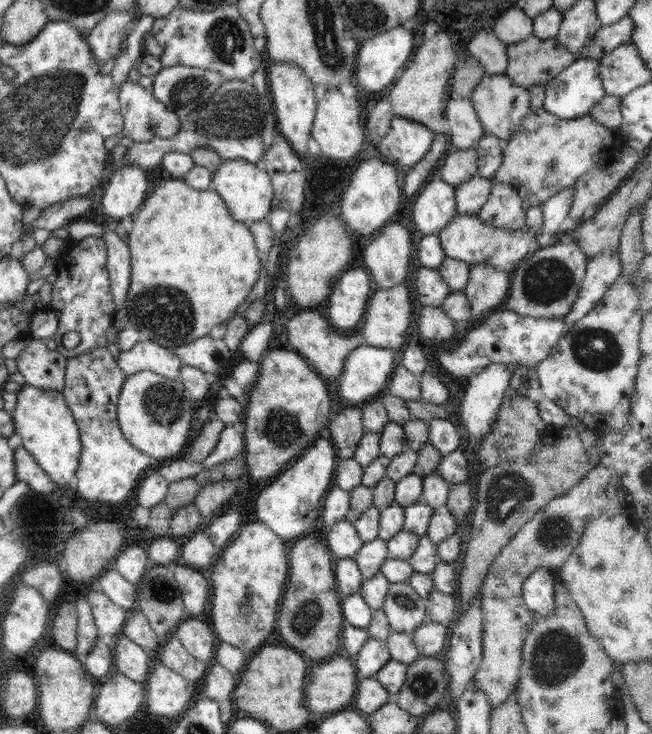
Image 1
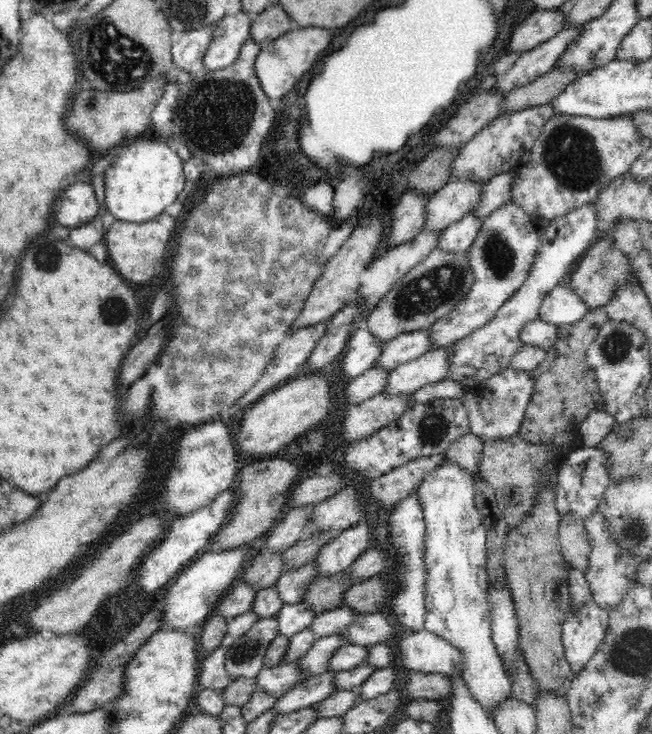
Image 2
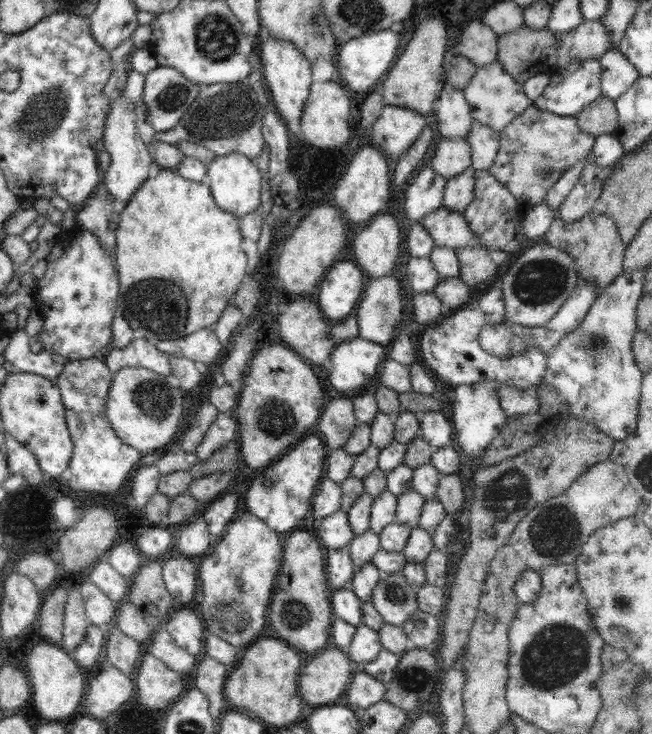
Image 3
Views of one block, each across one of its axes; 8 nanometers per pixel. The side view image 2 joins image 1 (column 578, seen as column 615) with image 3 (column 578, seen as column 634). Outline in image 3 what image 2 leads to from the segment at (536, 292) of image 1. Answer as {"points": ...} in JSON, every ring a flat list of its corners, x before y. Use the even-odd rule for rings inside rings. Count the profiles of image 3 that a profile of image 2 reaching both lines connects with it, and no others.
{"points":[[546,242,524,250,508,268,499,283,503,292,507,325,539,327,545,325,574,292,580,278,572,257]]}

